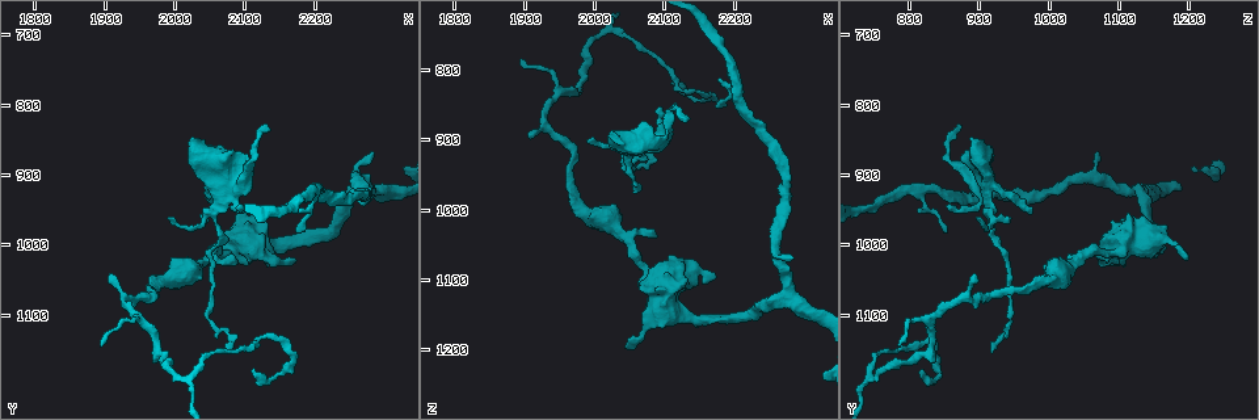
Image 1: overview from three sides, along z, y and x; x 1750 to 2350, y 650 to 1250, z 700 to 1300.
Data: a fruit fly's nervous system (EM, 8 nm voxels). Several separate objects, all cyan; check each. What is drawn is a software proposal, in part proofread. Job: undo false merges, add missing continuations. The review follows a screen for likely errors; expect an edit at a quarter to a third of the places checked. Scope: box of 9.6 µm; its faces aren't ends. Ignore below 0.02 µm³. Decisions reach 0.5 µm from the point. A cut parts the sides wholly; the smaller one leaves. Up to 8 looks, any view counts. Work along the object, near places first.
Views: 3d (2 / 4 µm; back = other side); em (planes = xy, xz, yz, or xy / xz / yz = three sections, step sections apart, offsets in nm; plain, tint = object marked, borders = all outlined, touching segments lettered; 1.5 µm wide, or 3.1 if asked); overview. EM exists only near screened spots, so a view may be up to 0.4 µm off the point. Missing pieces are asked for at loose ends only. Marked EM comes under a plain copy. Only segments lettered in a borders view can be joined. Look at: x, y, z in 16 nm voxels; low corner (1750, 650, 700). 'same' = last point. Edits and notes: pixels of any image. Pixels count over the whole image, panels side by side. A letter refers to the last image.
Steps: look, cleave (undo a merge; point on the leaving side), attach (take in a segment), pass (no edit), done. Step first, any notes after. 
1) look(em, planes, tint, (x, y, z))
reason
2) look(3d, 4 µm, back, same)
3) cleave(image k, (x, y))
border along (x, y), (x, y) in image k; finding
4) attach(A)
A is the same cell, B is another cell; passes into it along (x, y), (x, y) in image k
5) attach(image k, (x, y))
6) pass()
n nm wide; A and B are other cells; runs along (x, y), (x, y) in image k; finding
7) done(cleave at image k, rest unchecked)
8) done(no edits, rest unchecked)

look(em, planes, borders, (2135, 1015, 1090))
thick turns thin

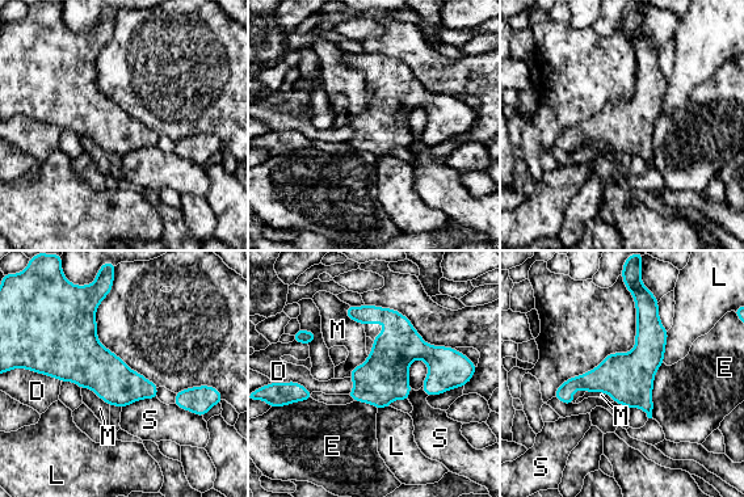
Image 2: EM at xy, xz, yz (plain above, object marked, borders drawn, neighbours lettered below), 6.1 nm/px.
pass()
E touches over 360 nm; D, E, L, M and S are other cells; border along (585, 391), (602, 391), (614, 400) in image 2; one neuron here

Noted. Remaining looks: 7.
look(em, xy, step 8, borders, (2135, 840, 875))
free end

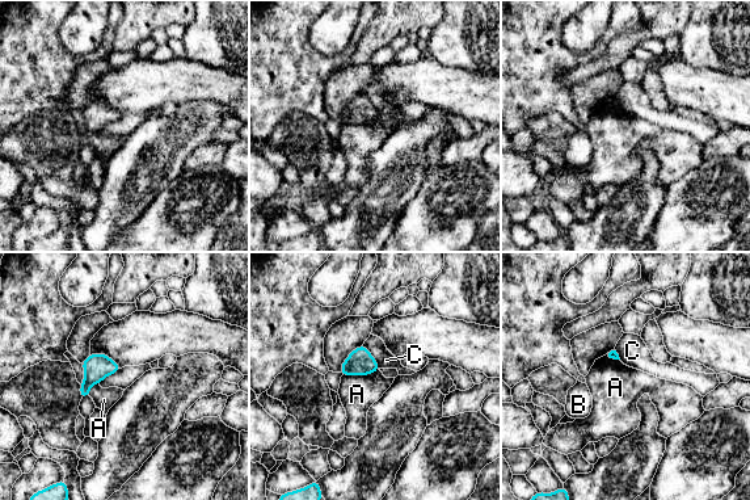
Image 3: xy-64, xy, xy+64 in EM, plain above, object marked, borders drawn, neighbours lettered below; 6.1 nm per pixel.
look(em, planes, borders, same)

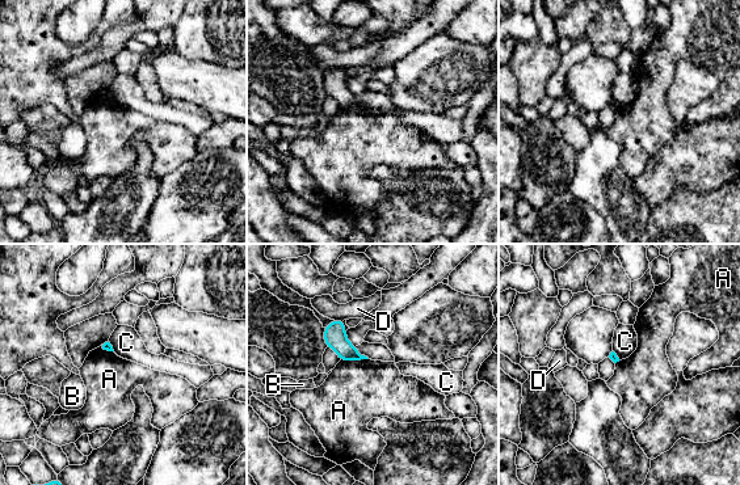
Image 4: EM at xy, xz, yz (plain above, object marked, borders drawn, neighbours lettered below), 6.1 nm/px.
pass()
A, B, C and D are other cells; border along (368, 358), (340, 361) in image 4; no lettered segment goes on from it

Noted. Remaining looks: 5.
look(em, xz, step 8, tint, (1930, 1080, 880))
sharp bend

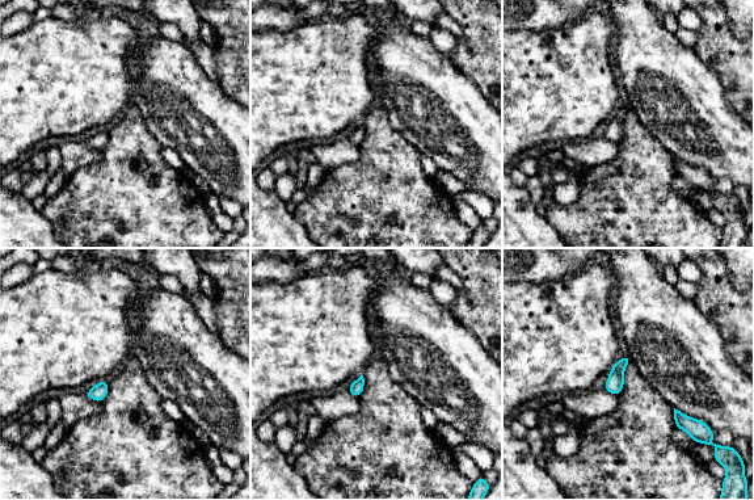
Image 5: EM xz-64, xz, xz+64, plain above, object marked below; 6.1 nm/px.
look(em, planes, borders, same)

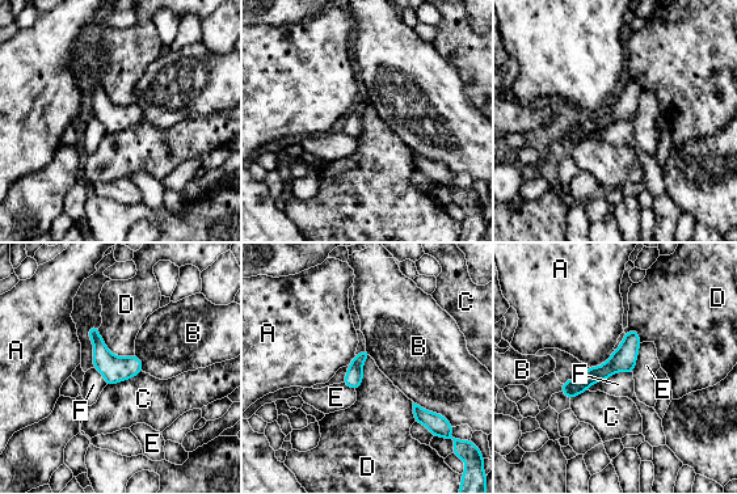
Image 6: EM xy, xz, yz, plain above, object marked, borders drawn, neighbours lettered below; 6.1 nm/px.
pass()
A, B, C, D, E and F are other cells; runs along (634, 333), (606, 370), (564, 389) in image 6; continuous, no second neuron

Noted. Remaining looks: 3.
done(no edits, rest unchecked)

